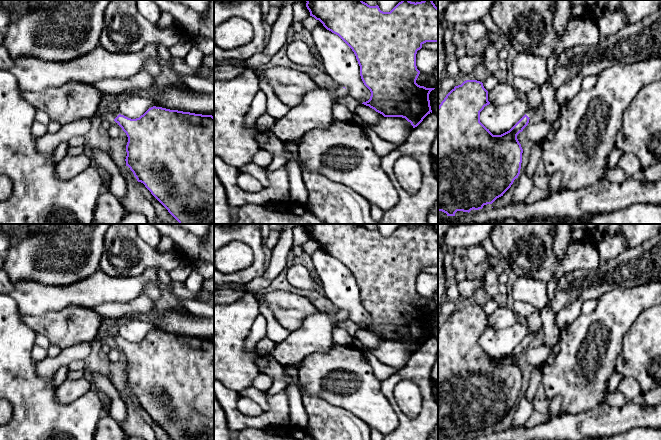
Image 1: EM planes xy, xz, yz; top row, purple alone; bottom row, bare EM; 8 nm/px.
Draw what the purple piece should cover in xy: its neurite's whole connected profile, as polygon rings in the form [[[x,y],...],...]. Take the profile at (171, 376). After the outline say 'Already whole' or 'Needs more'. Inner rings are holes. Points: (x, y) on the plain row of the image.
[[[153,330],[136,343],[121,339],[117,334],[111,335],[109,342],[114,344],[128,361],[126,390],[133,396],[137,405],[143,407],[172,440],[214,440],[214,341],[212,339],[195,338]]]. Needs more

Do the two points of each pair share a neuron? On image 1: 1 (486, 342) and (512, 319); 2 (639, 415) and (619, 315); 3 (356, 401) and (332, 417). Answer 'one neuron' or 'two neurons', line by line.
1: two neurons
2: two neurons
3: two neurons

